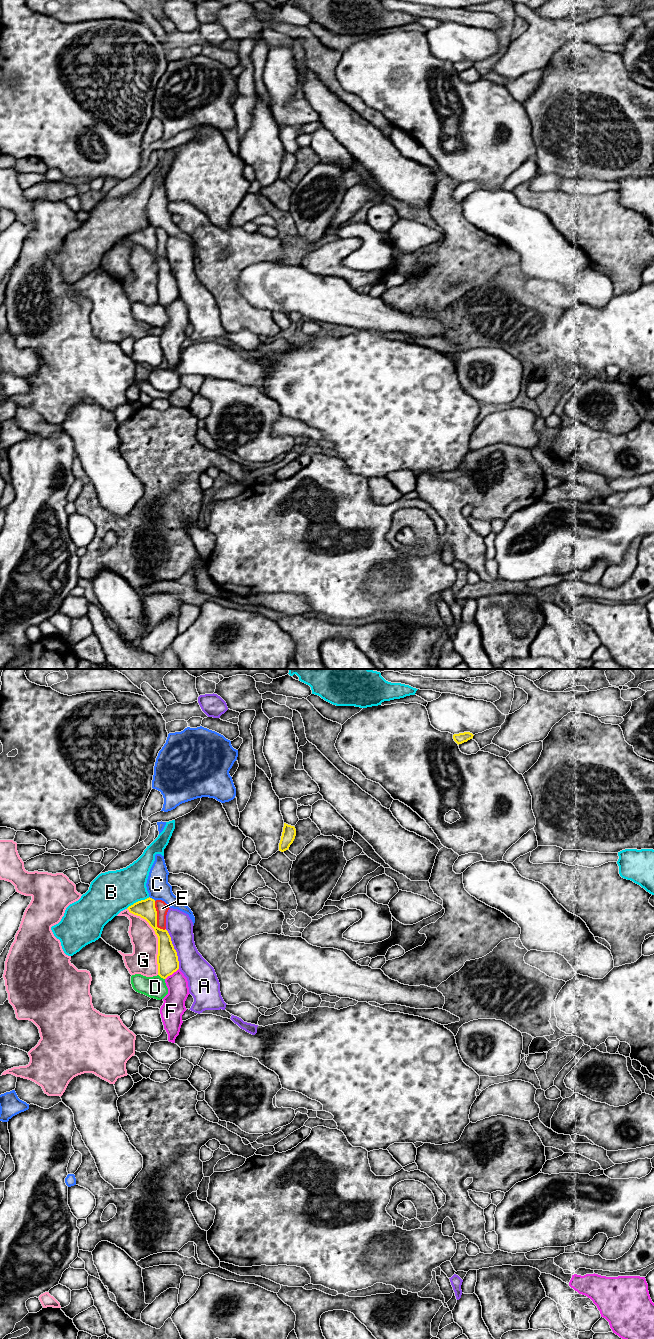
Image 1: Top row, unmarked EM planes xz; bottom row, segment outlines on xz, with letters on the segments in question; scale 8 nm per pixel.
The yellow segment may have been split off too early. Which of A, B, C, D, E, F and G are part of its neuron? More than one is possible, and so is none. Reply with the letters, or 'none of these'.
none of these

